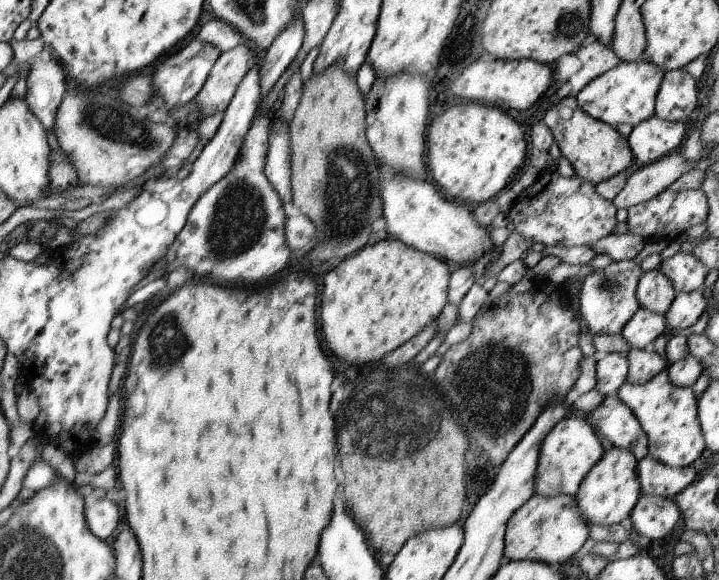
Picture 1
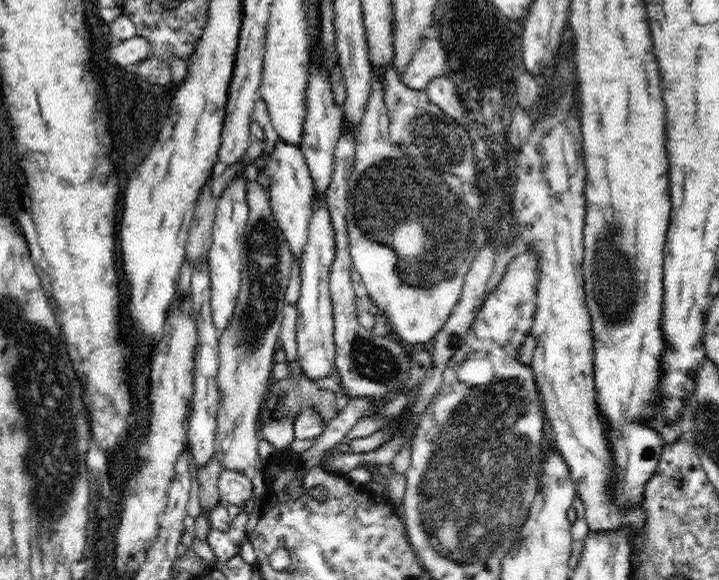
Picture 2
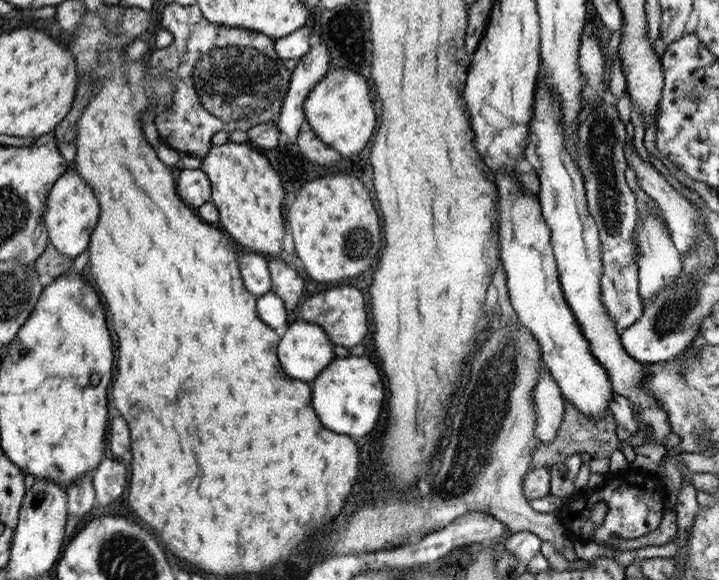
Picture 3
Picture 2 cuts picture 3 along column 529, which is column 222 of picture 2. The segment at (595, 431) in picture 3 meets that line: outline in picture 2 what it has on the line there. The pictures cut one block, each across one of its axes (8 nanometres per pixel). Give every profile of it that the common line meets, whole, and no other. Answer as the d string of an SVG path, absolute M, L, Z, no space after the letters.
M212 454L210 456L210 462L204 466L204 468L199 468L196 466L196 474L198 480L198 502L201 506L201 510L204 510L203 514L207 515L218 502L221 502L218 488L218 478L223 471L221 460L217 460L217 456Z

